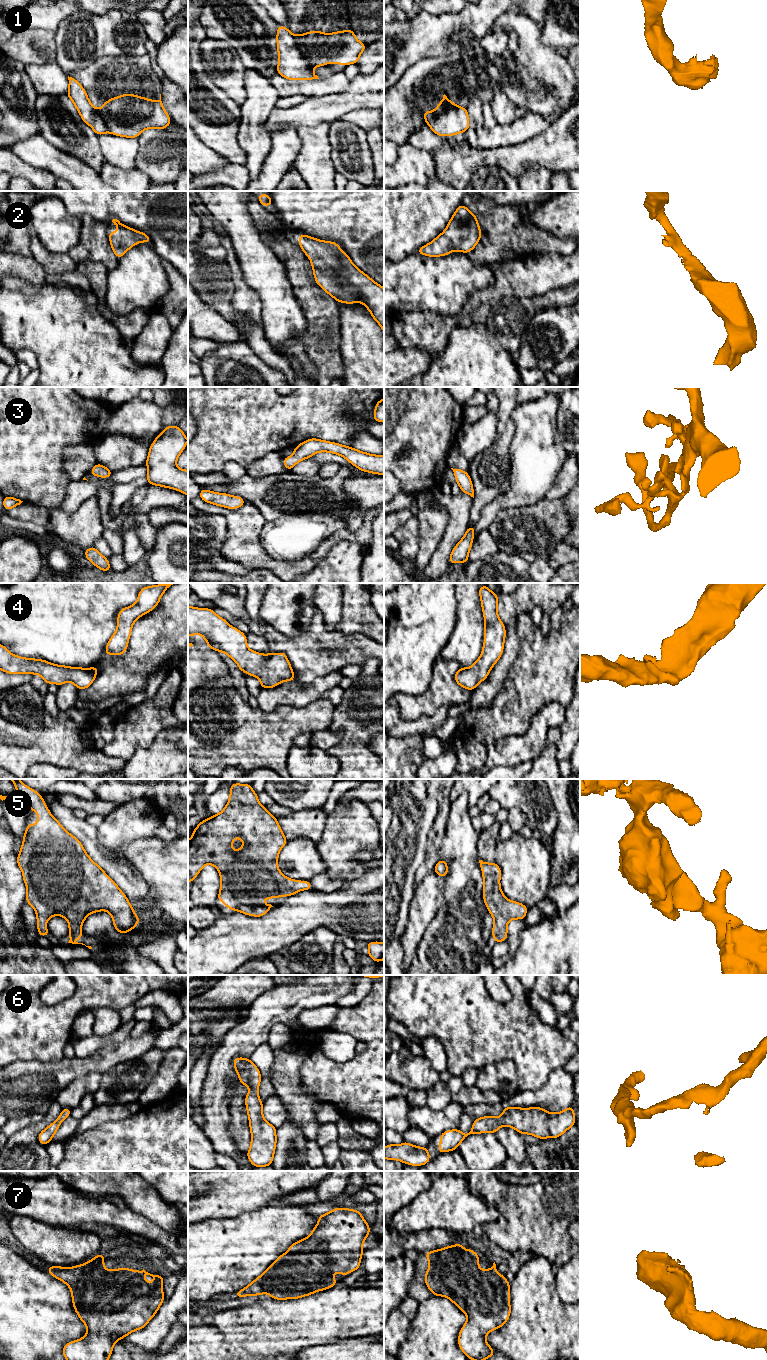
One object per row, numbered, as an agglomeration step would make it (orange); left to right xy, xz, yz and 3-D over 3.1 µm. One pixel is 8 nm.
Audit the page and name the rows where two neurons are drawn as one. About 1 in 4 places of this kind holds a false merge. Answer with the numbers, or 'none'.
1

